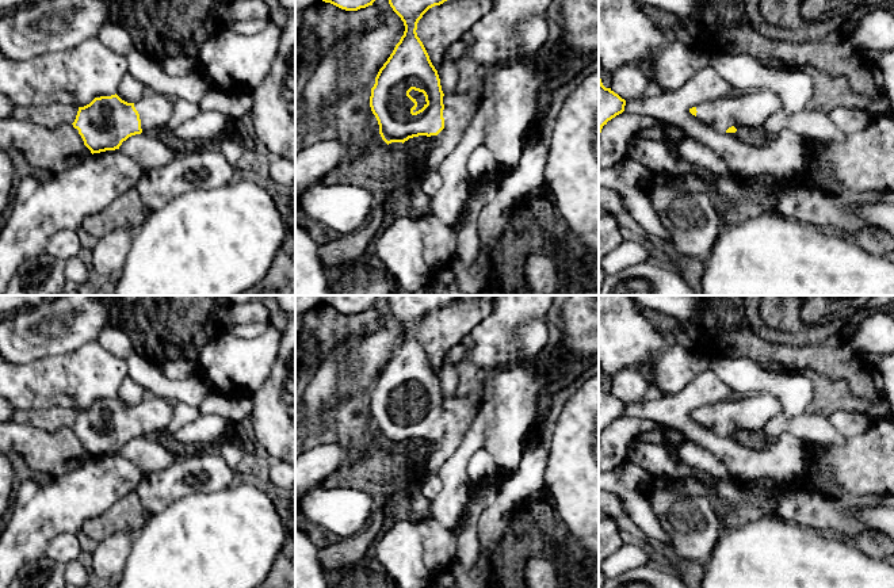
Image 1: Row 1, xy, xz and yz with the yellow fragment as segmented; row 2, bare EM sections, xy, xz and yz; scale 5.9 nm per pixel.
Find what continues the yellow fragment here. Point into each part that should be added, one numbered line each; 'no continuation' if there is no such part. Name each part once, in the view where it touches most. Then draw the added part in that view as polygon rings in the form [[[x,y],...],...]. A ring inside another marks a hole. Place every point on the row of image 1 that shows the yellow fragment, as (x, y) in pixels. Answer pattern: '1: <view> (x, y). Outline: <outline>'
1: xz (461, 107). Outline: [[[477,91],[459,92],[443,96],[444,129],[438,135],[431,135],[432,149],[428,154],[425,172],[439,171],[446,157],[458,146],[466,129],[475,117],[481,95]]]

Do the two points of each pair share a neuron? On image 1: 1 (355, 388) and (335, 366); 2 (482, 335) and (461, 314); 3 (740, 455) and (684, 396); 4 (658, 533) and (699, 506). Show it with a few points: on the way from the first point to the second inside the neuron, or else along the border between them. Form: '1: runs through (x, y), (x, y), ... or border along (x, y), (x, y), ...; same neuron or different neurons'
1: border along (358, 344), (351, 350), (336, 393), (328, 401); different neurons
2: border along (493, 309), (466, 333); different neurons
3: runs through (721, 446), (702, 436), (684, 419), (684, 415); same neuron
4: border along (648, 501), (671, 543); different neurons

